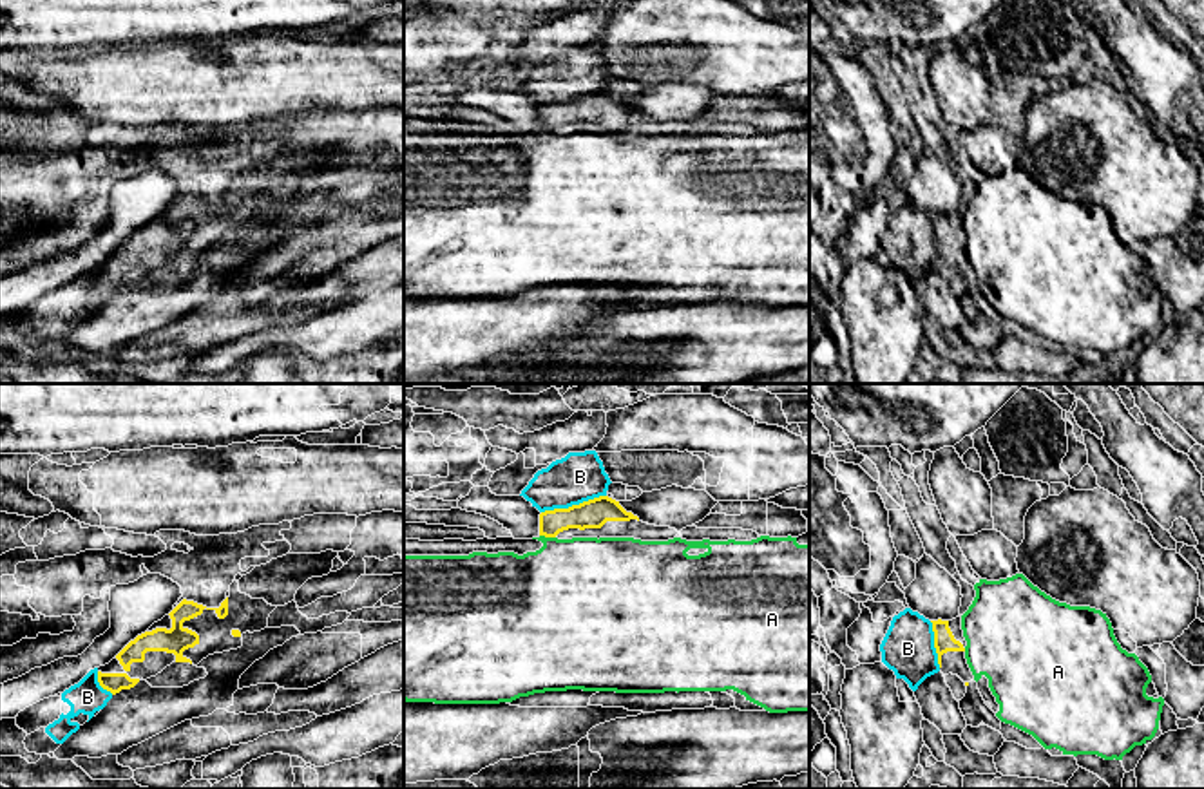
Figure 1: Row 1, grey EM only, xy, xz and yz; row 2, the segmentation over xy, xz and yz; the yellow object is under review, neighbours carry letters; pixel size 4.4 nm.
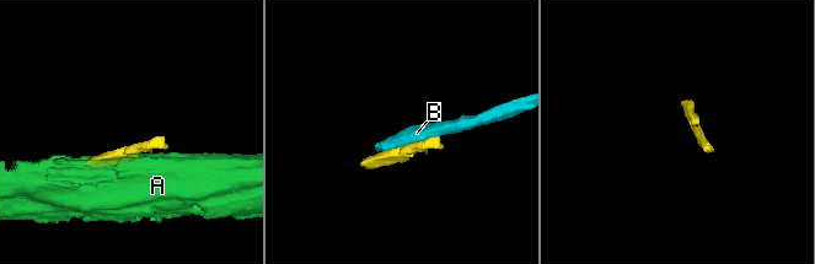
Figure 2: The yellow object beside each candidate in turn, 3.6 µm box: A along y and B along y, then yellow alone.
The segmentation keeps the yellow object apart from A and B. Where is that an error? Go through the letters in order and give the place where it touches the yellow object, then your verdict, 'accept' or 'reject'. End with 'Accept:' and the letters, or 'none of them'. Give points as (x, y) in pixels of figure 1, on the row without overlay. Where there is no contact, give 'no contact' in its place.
A: contact xz (547, 131); reject
B: contact xz (573, 100); reject
Accept: none of them

